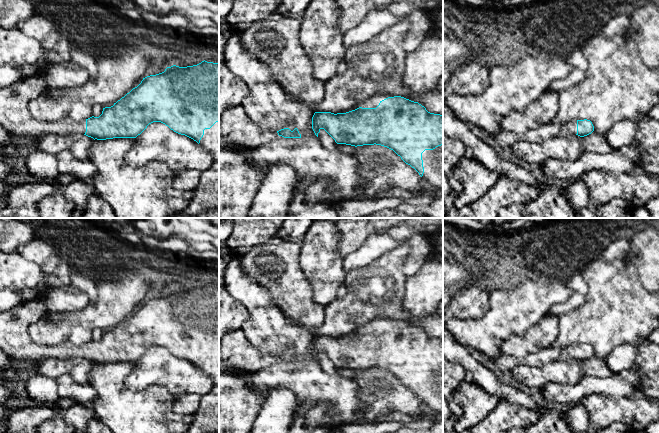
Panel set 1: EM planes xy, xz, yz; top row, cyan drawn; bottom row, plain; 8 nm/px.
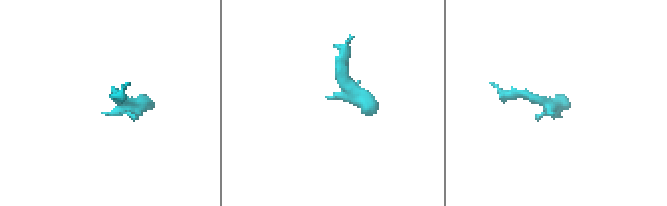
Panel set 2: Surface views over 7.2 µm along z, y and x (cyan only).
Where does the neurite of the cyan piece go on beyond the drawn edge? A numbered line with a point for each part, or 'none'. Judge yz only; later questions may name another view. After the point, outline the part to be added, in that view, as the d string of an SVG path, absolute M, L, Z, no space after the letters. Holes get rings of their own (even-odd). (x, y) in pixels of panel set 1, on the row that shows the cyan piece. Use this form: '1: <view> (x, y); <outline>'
1: yz (570, 128); M577 120L567 122L560 126L560 131L558 136L567 137L574 134L577 134Z

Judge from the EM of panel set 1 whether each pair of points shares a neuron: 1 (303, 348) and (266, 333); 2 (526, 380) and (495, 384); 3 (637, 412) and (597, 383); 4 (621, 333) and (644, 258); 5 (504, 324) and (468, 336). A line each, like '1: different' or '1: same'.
1: same
2: different
3: different
4: different
5: same

